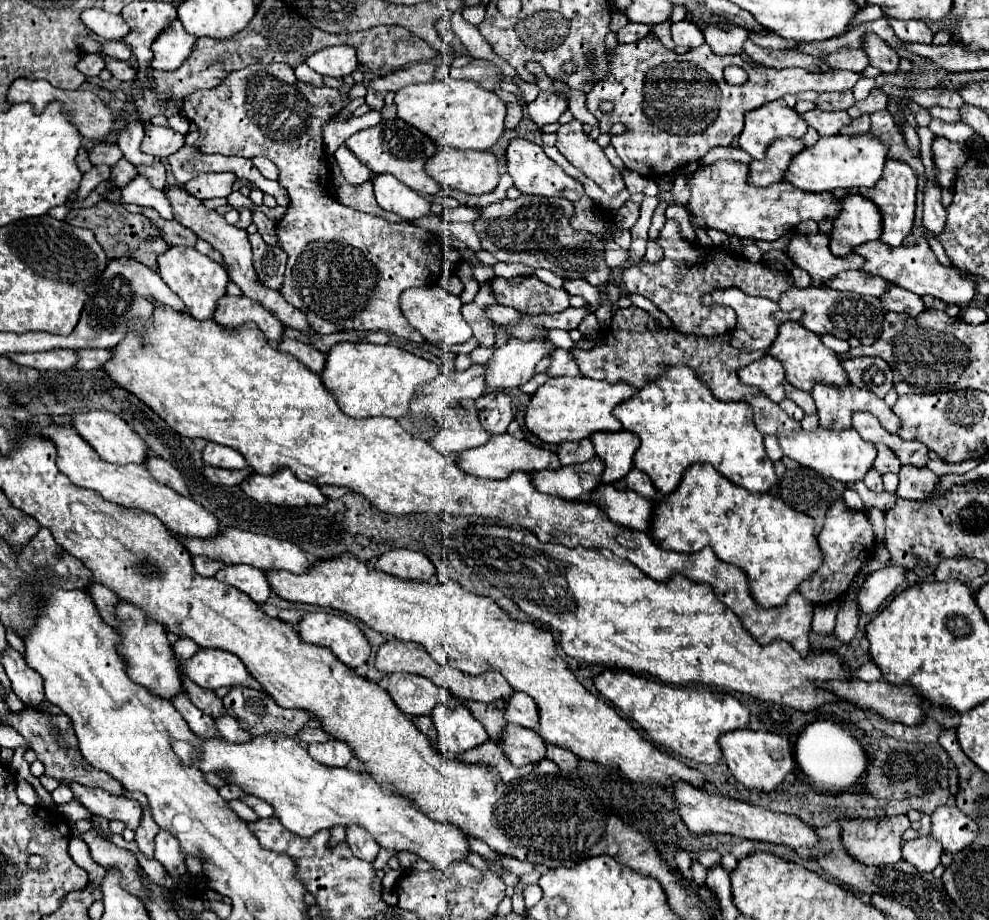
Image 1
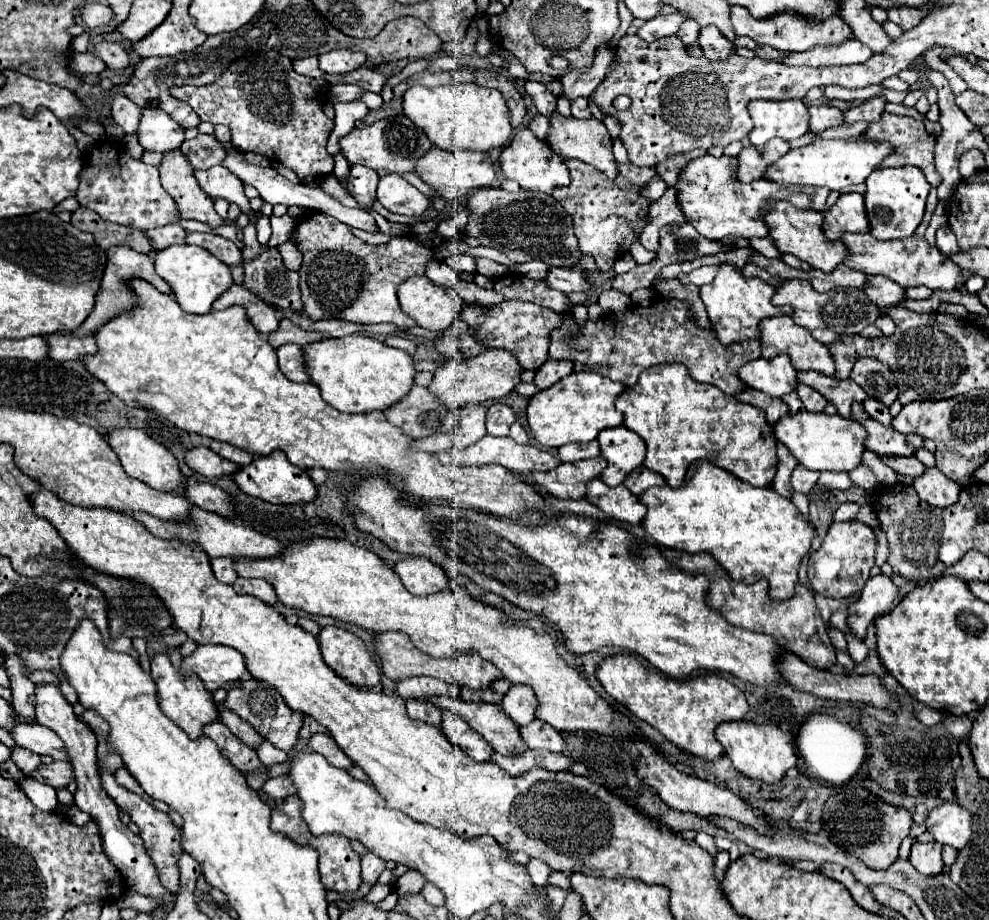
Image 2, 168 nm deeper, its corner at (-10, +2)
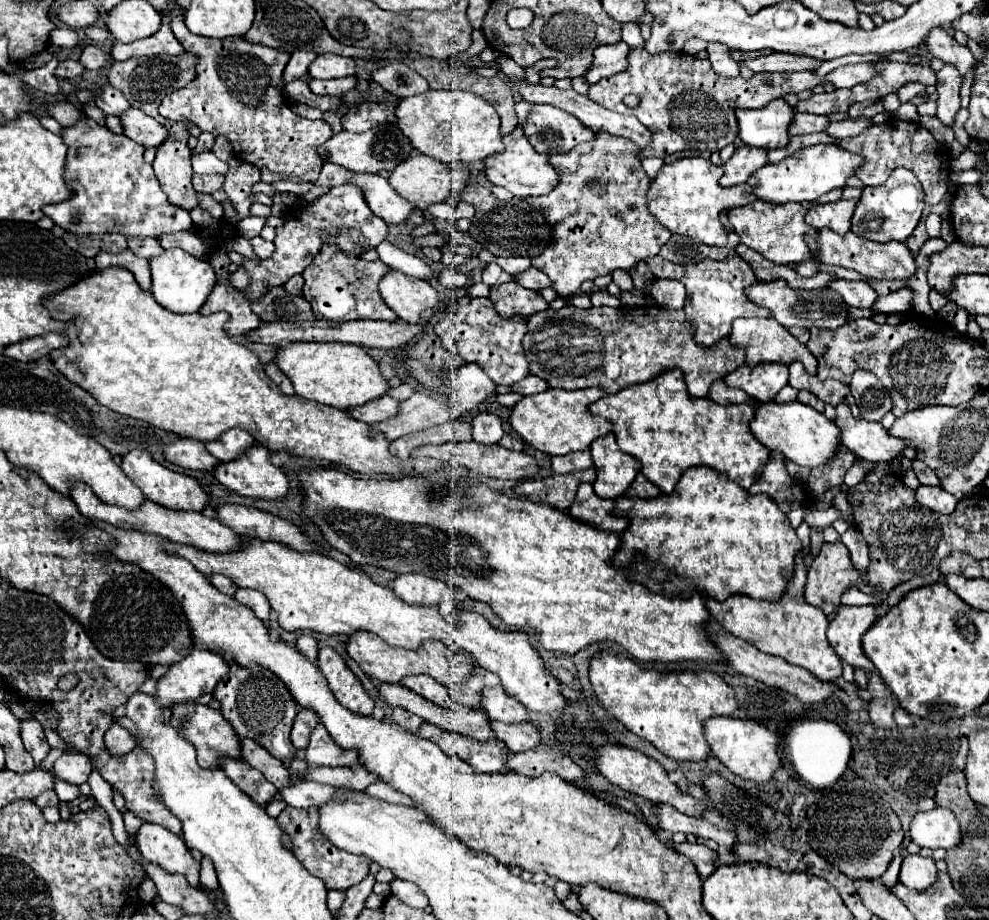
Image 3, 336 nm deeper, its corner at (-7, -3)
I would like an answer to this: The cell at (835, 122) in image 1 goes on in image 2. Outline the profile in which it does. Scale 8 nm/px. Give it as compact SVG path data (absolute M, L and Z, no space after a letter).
M810 106L808 112L810 112L810 132L814 134L844 122L844 112L832 106Z

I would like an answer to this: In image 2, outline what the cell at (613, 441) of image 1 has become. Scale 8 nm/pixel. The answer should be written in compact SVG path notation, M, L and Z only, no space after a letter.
M626 426L606 428L596 440L600 444L602 456L608 460L608 466L600 476L604 484L618 486L632 470L642 466L646 456L646 444Z

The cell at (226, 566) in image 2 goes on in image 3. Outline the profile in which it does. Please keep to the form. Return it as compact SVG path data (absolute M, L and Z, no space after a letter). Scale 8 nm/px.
M221 573L211 575L209 581L211 581L221 593L225 593L225 595L235 595L235 591L237 591L237 585L235 585L229 577L225 577L225 575L221 575Z

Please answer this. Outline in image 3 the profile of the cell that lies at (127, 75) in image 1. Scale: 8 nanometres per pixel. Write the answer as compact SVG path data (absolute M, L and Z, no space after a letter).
M87 45L87 47L83 47L81 63L83 63L87 69L101 69L101 67L107 65L107 55L103 53L101 47L97 47L97 45Z

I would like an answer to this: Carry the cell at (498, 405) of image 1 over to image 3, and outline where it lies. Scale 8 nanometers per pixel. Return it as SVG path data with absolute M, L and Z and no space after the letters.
M485 411L473 419L473 441L477 443L499 443L503 433L501 419L493 413Z

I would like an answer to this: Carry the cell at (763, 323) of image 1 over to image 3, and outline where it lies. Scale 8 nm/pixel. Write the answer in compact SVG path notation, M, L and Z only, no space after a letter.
M733 255L723 261L705 259L697 265L675 265L671 261L665 261L663 257L649 257L647 259L649 269L655 277L667 277L667 279L679 279L687 287L687 301L685 301L685 317L695 329L695 341L703 343L707 347L713 347L723 337L729 337L731 323L737 317L771 317L773 313L769 309L763 309L747 299L745 289L757 283L753 269L747 261Z

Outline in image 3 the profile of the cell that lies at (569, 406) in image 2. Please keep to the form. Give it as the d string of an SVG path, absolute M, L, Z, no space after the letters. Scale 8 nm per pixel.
M593 387L575 391L547 389L537 395L523 397L511 411L511 427L523 441L547 455L567 455L571 451L585 451L597 437L613 431L613 425L609 425L607 419L597 417L589 411L589 405L601 399L603 395L605 391L601 387Z

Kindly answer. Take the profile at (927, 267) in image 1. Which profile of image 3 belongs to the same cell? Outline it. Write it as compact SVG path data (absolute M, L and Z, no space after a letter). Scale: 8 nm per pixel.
M823 229L823 231L819 231L819 235L821 235L819 247L811 237L807 237L807 241L809 241L809 245L813 245L813 249L817 249L821 263L853 269L853 271L861 273L865 279L909 279L917 273L915 255L909 251L909 247L905 243L899 243L899 241L875 243L875 241L859 237L851 231L845 235L837 235L831 229Z

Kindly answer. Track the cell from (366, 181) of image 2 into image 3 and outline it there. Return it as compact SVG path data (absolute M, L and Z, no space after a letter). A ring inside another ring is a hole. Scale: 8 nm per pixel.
M345 183L341 187L333 187L327 195L321 195L319 199L315 199L311 203L309 211L289 209L287 223L277 227L275 253L271 259L267 259L267 261L245 259L243 261L245 269L251 275L251 285L247 287L249 297L261 297L261 293L265 289L269 289L273 285L283 285L295 273L303 273L303 269L313 261L313 257L317 255L317 251L325 243L323 239L319 239L317 229L327 229L333 235L333 239L329 243L339 245L349 255L361 255L365 249L377 247L377 241L381 241L381 237L387 237L385 221L381 221L381 217L377 217L369 209L369 205L365 203L365 193L361 191L361 187L349 185L349 183ZM339 227L343 227L343 233L337 231Z

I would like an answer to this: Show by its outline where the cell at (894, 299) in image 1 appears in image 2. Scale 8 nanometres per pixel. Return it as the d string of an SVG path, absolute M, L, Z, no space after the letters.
M868 276L866 288L862 290L874 304L880 304L880 306L896 306L902 300L906 300L904 288L900 288L892 280L884 280L884 276Z

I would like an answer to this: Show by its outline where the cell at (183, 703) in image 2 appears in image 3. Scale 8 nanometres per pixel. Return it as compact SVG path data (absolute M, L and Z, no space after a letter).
M177 703L171 707L173 715L173 727L187 741L191 741L197 749L197 763L201 767L219 767L217 765L217 753L229 753L229 757L241 757L241 749L237 749L237 733L233 733L233 727L221 717L219 711L211 709L209 705L199 703Z

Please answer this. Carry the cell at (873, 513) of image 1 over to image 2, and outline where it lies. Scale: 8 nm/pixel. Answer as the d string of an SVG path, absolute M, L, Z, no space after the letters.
M872 505L863 506L862 509L859 510L855 520L865 523L872 529L878 528L880 526L876 512L874 512Z

